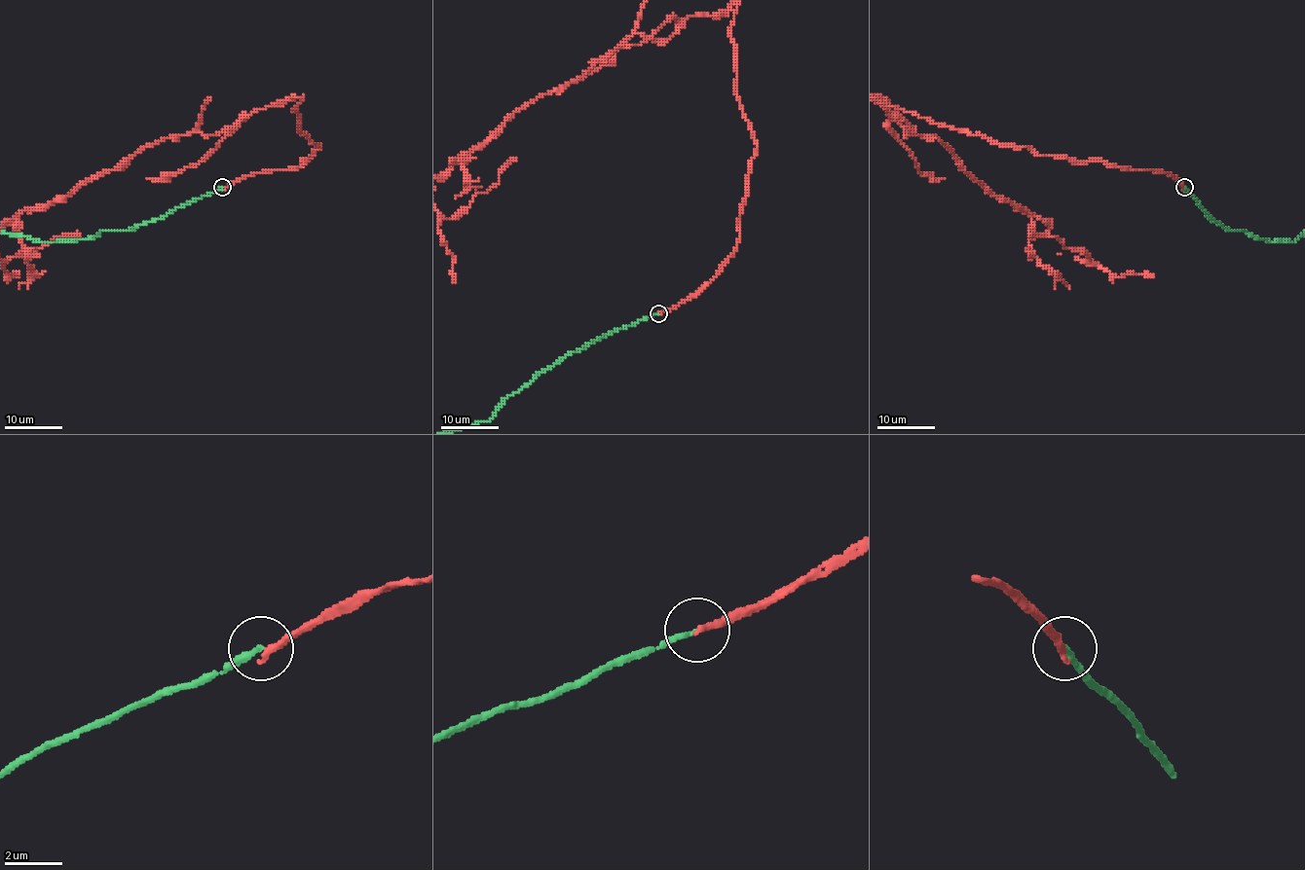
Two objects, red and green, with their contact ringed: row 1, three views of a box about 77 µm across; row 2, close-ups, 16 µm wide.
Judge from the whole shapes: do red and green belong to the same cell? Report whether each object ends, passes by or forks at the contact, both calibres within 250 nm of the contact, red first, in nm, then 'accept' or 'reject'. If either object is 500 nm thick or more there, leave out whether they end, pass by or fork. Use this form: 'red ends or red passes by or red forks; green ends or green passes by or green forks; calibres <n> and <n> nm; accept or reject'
red ends; green ends; calibres 260 and 190 nm; reject

